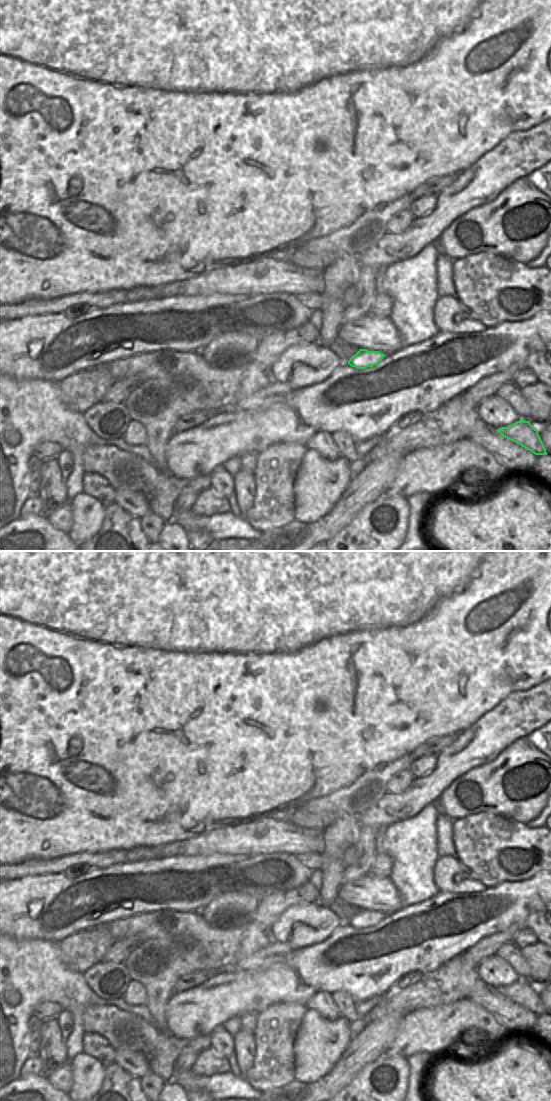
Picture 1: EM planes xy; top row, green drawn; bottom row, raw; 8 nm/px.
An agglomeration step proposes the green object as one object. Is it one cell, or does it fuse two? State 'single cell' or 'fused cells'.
single cell

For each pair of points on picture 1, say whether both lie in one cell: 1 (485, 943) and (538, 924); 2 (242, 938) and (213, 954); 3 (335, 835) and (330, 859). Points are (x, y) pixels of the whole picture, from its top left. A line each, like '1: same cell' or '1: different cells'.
1: same cell
2: same cell
3: same cell

